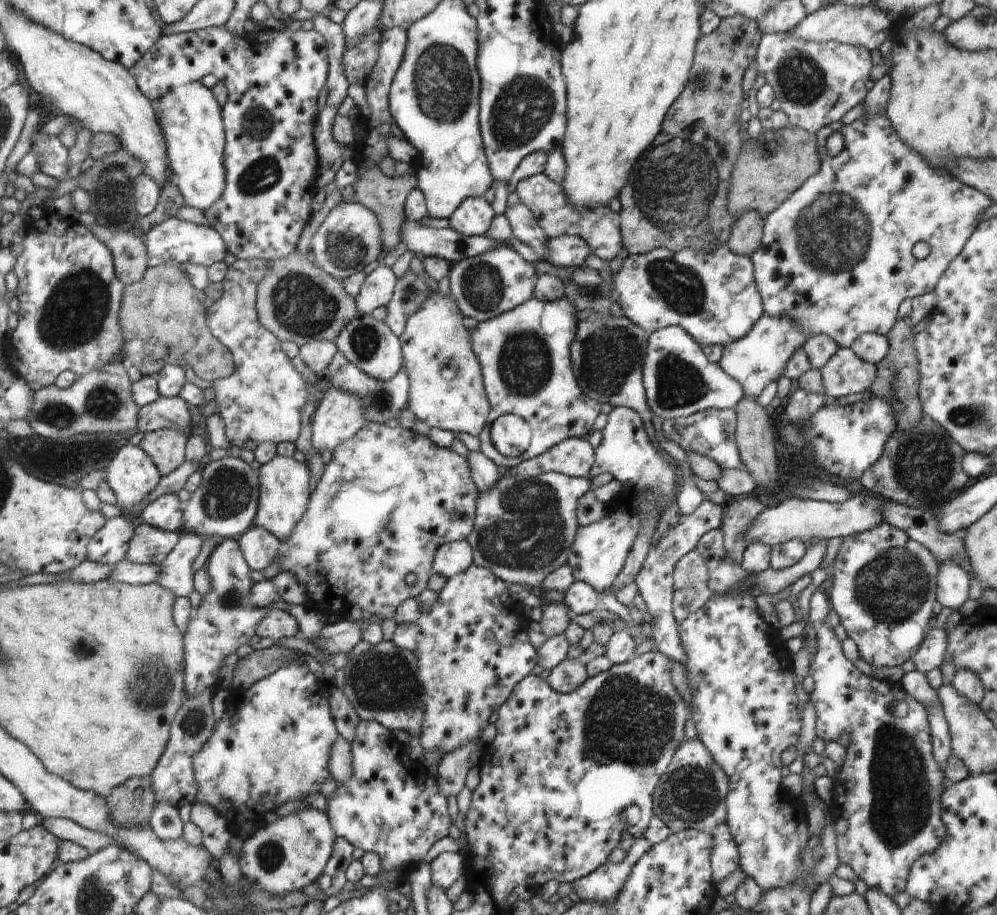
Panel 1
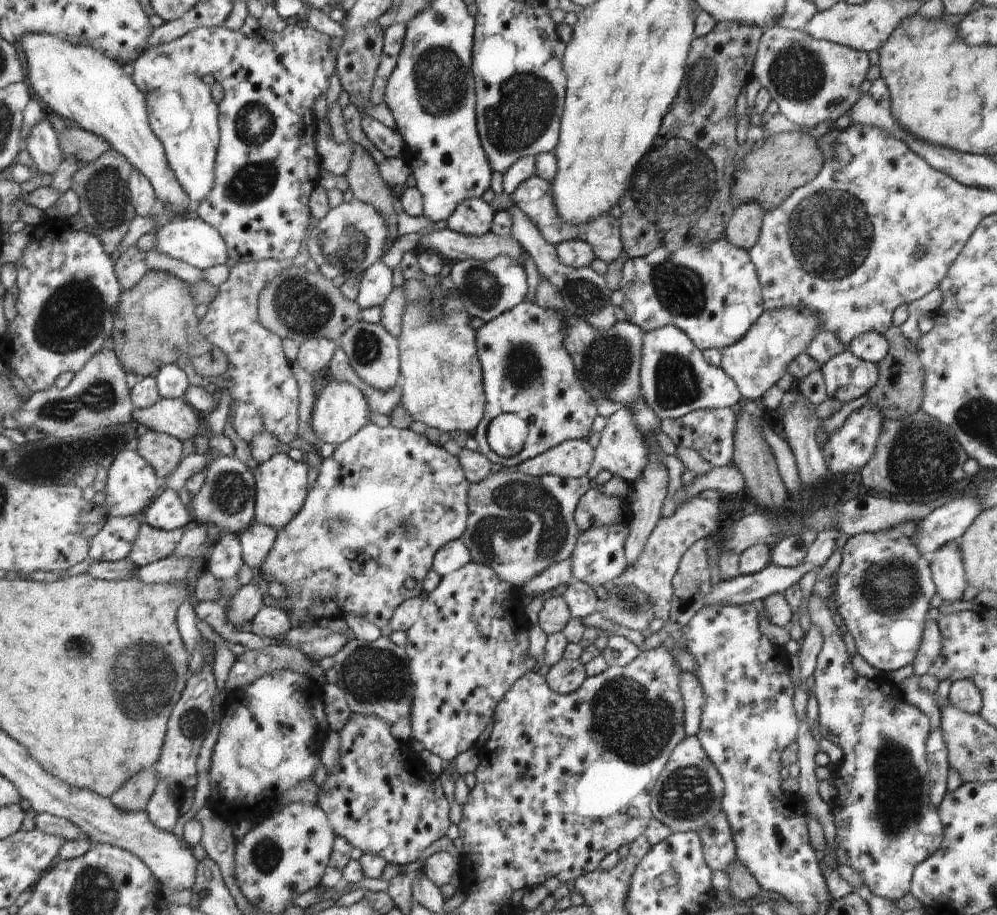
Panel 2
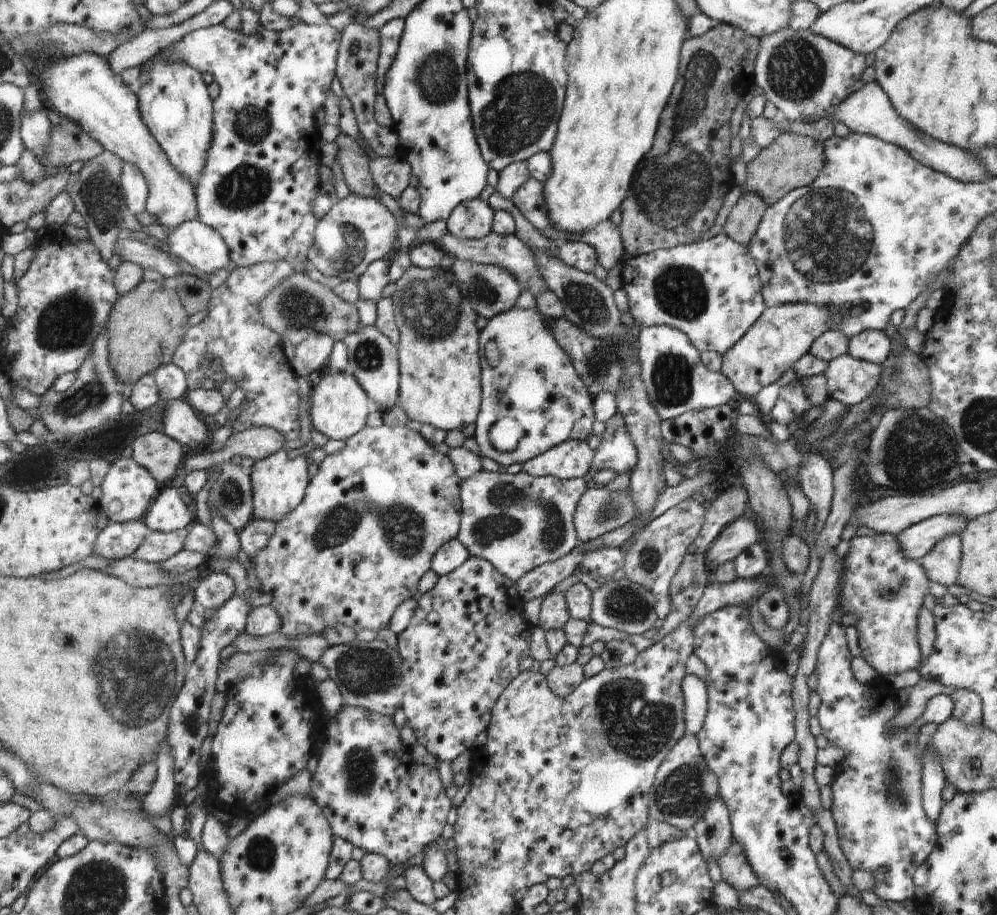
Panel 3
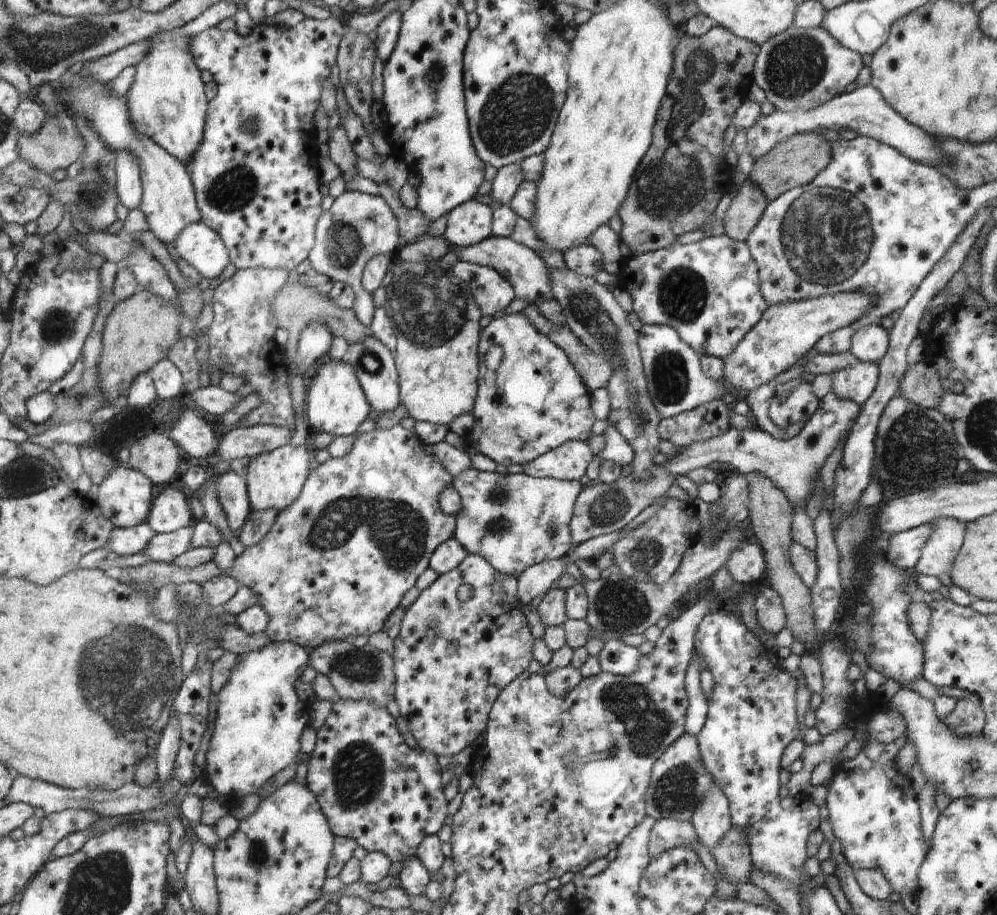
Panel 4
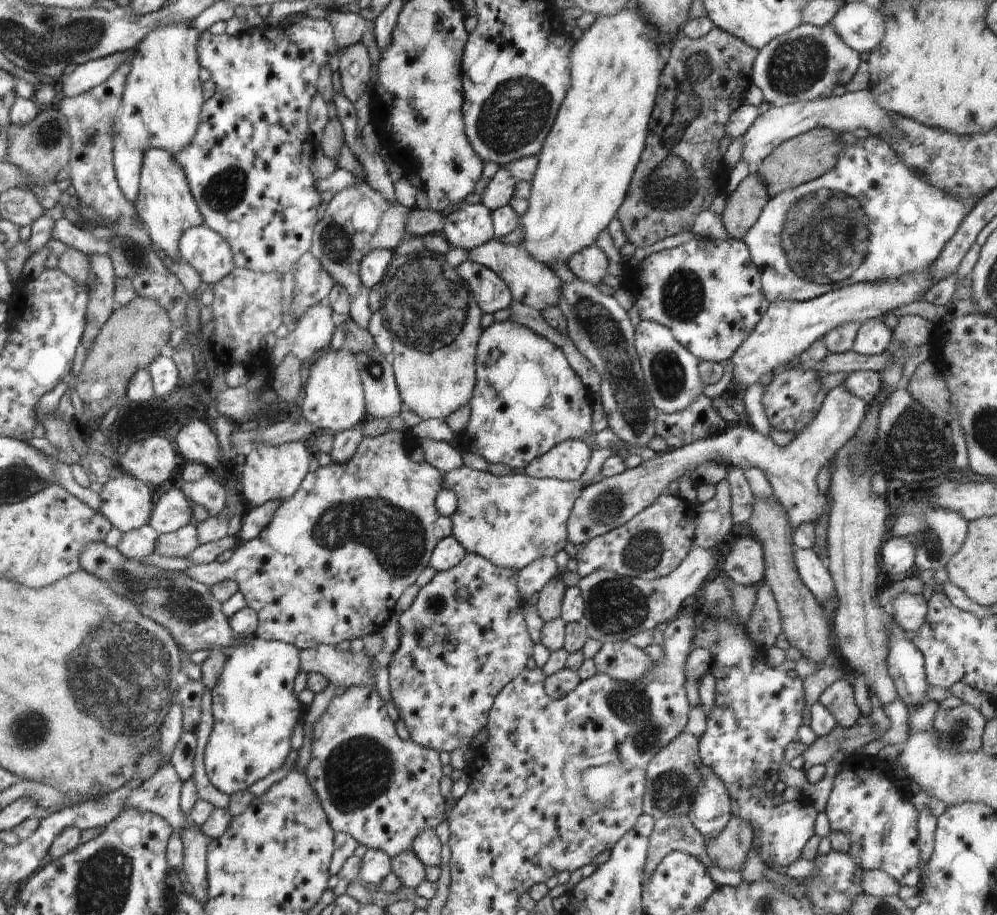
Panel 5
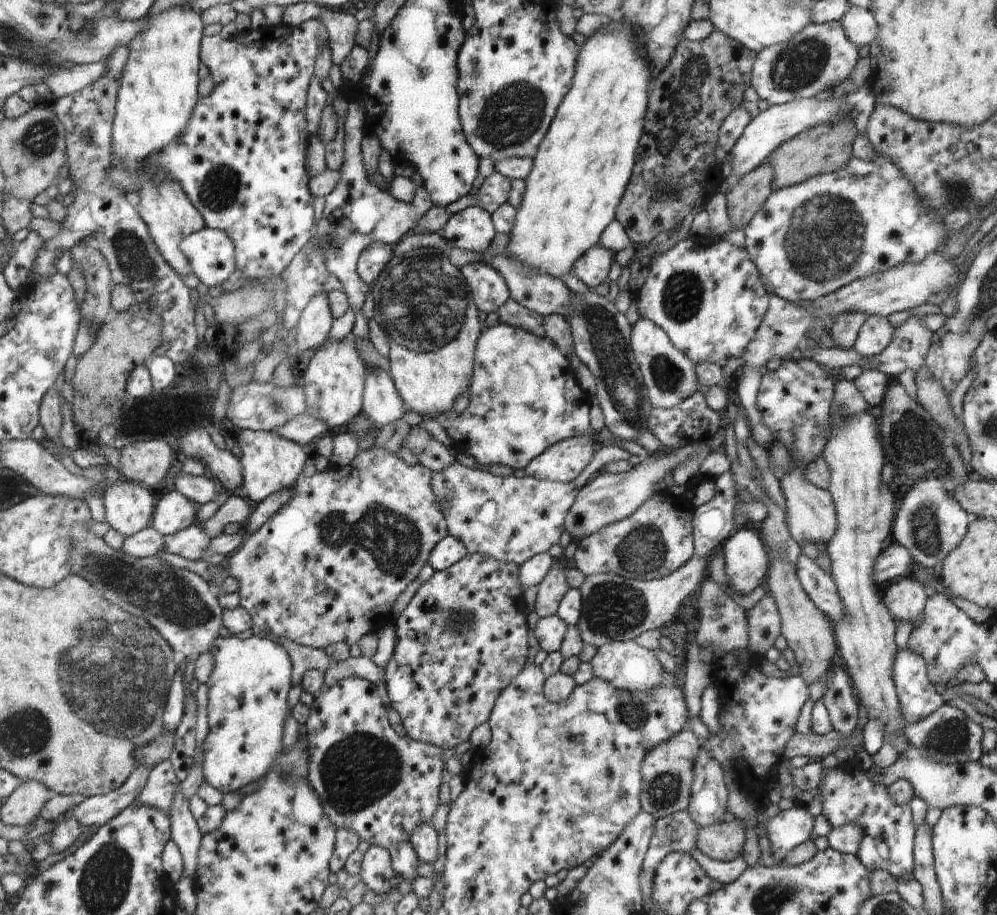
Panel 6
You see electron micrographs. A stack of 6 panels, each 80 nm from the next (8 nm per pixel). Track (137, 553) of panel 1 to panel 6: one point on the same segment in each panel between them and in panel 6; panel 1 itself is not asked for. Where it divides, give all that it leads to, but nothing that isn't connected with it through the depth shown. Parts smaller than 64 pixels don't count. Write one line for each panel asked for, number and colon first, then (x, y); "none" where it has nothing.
2: (151, 545)
3: (158, 546)
4: (163, 547)
5: (181, 543)
6: (192, 543)

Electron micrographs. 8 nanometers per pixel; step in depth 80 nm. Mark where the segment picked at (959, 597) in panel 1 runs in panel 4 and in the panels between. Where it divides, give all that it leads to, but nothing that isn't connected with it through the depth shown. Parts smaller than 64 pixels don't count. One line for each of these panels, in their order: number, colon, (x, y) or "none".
2: (949, 574)
3: (942, 564)
4: (938, 554)

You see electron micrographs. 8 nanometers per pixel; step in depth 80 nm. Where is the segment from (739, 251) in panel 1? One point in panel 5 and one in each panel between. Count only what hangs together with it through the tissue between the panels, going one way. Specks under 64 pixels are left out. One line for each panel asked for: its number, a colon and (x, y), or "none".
2: (743, 231)
3: (744, 219)
4: (746, 209)
5: (744, 205)

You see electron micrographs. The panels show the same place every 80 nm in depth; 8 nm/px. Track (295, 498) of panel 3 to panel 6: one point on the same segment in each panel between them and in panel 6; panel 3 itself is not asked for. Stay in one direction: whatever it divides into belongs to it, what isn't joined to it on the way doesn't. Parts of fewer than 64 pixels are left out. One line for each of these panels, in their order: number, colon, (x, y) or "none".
4: (275, 479)
5: (269, 473)
6: (270, 463)

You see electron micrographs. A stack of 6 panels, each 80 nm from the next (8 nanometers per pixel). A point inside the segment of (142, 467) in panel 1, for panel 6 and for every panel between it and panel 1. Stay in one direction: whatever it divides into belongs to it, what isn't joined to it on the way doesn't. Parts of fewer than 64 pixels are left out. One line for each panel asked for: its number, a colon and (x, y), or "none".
2: (131, 482)
3: (128, 488)
4: (125, 495)
5: (126, 501)
6: (128, 507)

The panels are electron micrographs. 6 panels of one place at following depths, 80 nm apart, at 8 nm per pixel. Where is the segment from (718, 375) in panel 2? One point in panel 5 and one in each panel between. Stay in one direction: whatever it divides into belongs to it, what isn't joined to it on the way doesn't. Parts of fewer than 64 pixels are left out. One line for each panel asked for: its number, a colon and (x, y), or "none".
3: (677, 381)
4: (676, 381)
5: (671, 372)

